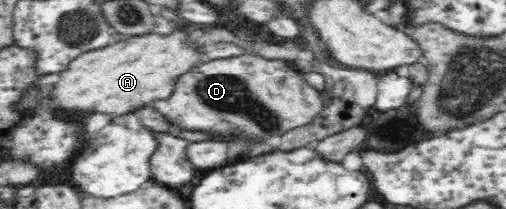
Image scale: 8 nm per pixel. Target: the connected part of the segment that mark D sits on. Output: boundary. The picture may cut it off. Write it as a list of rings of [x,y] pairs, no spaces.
[[[248,53],[213,61],[205,60],[178,76],[173,92],[167,99],[154,101],[151,104],[154,110],[162,114],[166,122],[172,123],[172,127],[180,130],[202,130],[214,138],[236,136],[234,142],[238,142],[244,150],[236,152],[235,160],[246,160],[248,148],[254,144],[278,142],[286,131],[312,122],[323,109],[321,92],[308,85],[303,74],[294,69],[289,61],[268,60]]]

